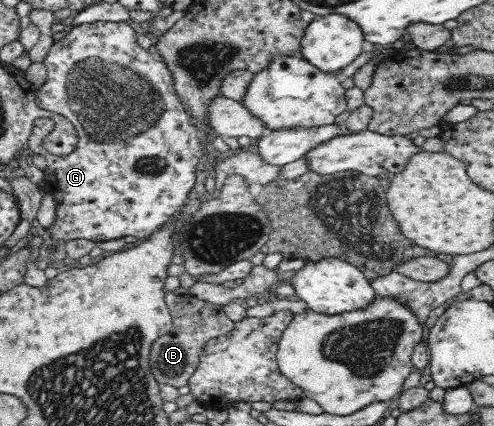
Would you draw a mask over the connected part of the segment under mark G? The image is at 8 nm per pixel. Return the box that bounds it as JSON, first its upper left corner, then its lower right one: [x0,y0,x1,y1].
[26,21,204,245]

